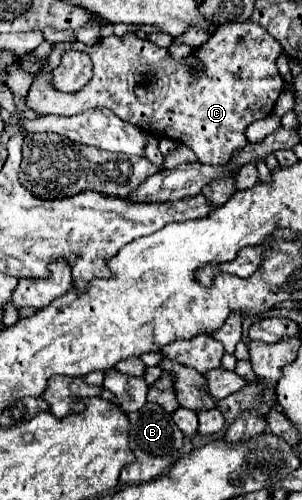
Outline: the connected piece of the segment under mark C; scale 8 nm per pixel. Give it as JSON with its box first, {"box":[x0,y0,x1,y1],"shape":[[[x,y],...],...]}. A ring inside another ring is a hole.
{"box":[26,20,284,164],"shape":[[[246,20],[236,24],[220,26],[204,46],[196,48],[194,54],[188,54],[184,60],[176,62],[168,56],[168,50],[152,44],[150,40],[138,38],[136,34],[128,32],[124,36],[108,36],[100,38],[96,44],[88,46],[82,42],[58,42],[54,44],[52,54],[48,56],[44,70],[30,86],[26,104],[28,108],[36,110],[38,114],[60,114],[60,116],[74,116],[86,110],[108,108],[118,118],[144,128],[148,134],[156,134],[160,138],[172,138],[184,146],[188,146],[202,164],[226,164],[234,156],[236,150],[248,144],[244,130],[254,120],[262,120],[272,114],[276,100],[284,88],[284,80],[276,68],[276,58],[282,54],[282,46],[268,36],[264,28]],[[70,50],[84,50],[94,62],[94,76],[92,80],[78,92],[60,92],[52,88],[52,70],[58,66],[60,56]]]}

